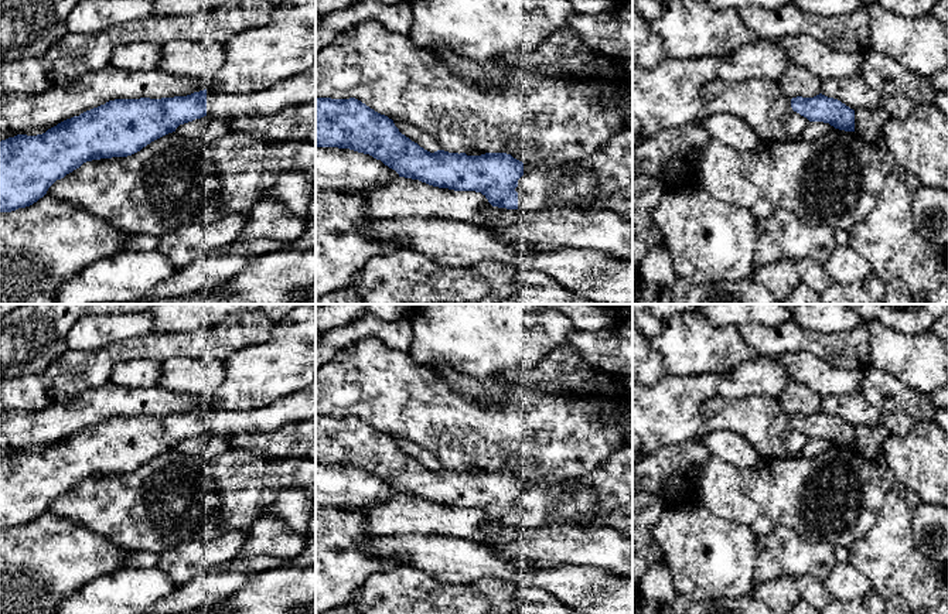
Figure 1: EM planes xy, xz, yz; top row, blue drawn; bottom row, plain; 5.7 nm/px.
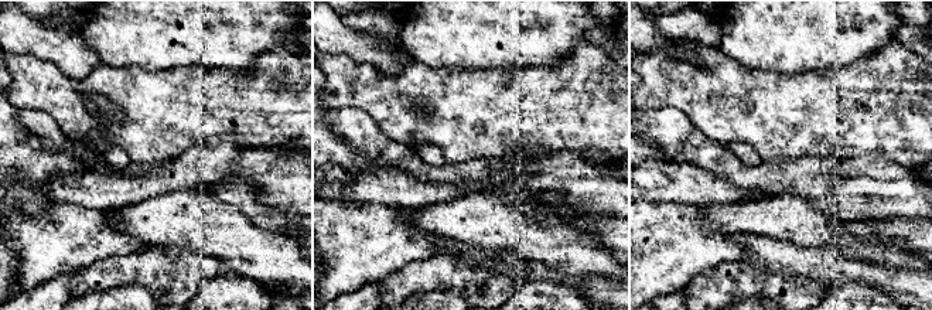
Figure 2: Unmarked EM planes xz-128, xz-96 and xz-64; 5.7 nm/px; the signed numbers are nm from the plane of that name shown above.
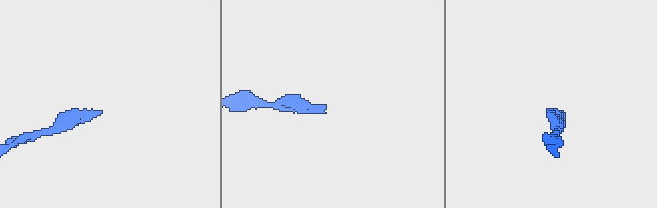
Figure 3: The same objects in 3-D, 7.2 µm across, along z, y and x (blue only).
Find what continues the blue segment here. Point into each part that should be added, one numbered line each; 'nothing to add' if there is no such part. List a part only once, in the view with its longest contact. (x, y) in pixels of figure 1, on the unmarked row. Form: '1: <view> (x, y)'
1: xz (568, 501)

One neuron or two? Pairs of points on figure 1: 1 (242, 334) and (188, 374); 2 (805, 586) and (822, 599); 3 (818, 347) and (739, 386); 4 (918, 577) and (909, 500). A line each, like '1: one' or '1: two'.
1: two
2: one
3: two
4: one

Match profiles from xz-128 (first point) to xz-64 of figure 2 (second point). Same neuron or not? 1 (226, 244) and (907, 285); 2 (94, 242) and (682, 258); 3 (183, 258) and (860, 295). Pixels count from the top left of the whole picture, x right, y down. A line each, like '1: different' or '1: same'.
1: different
2: same
3: different

